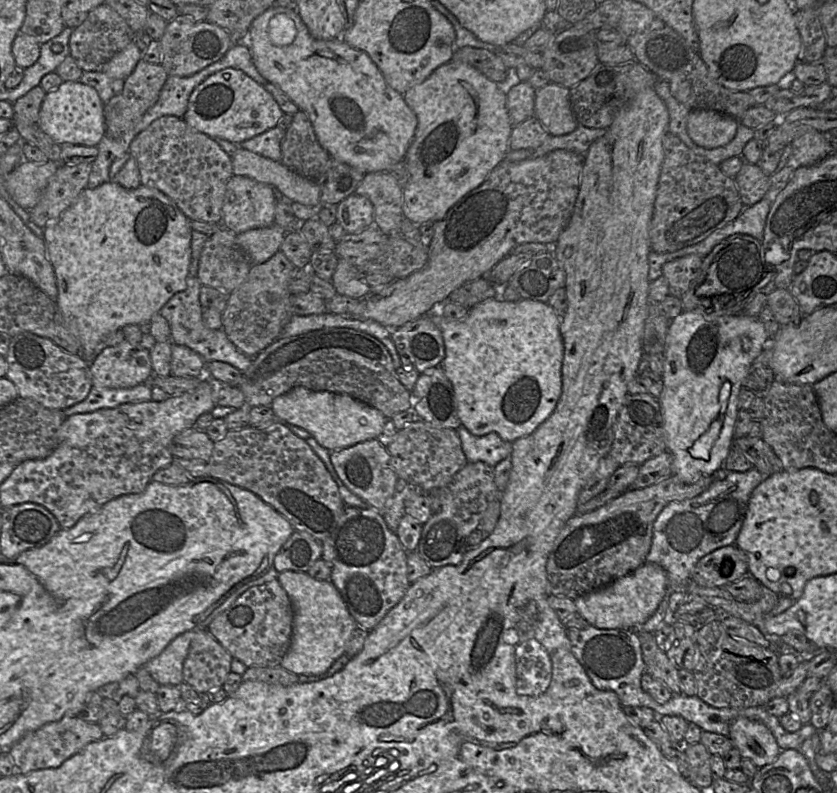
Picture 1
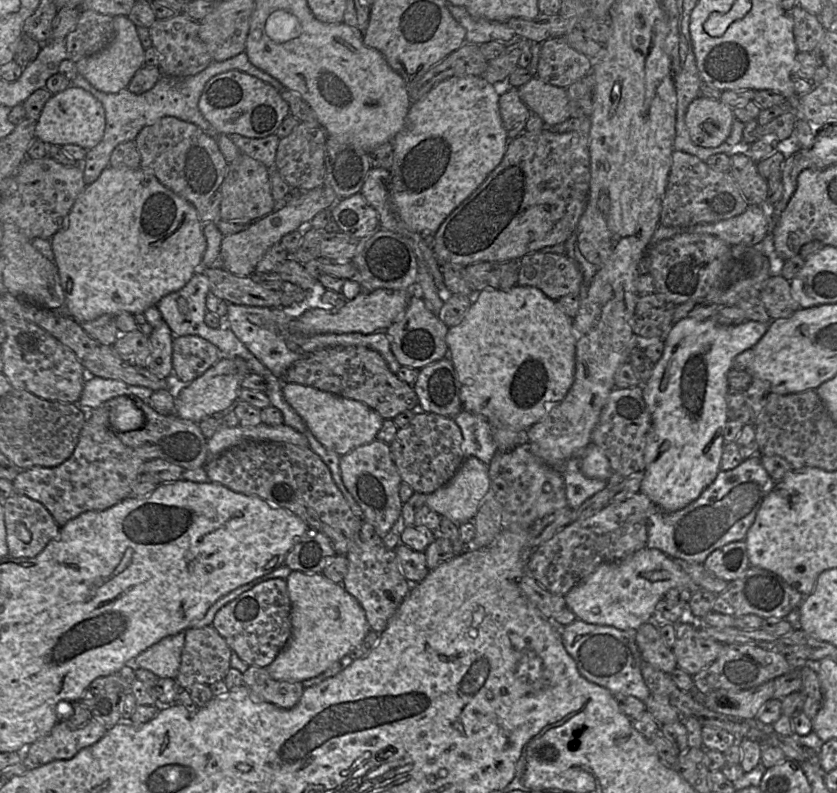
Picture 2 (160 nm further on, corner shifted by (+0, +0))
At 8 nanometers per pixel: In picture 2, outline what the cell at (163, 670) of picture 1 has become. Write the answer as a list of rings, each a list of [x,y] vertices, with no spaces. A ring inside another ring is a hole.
[[[186,631],[168,636],[135,658],[137,668],[147,669],[159,678],[176,678],[185,645]]]

